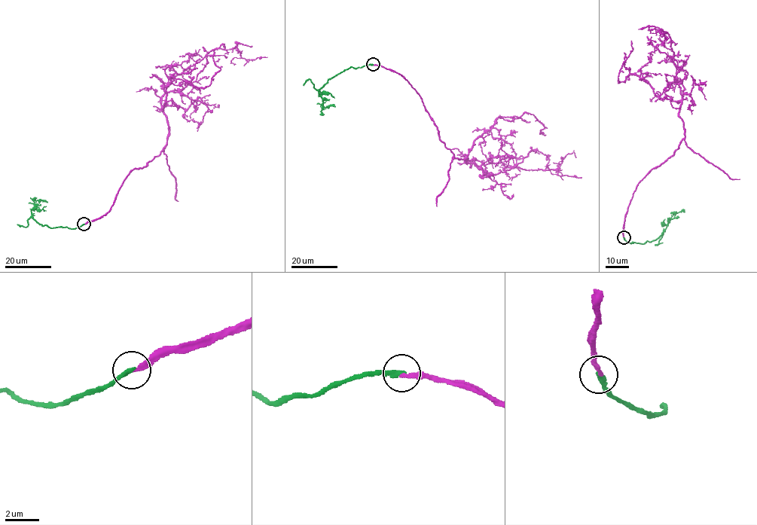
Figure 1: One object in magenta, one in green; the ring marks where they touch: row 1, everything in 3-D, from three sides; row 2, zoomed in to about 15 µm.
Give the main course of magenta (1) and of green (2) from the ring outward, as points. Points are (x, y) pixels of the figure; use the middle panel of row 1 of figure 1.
1: (373, 65), (407, 80), (439, 139), (456, 158), (527, 169), (558, 167), (560, 175), (581, 177)
2: (373, 65), (355, 68), (349, 67), (324, 84), (318, 92), (323, 105), (335, 107)

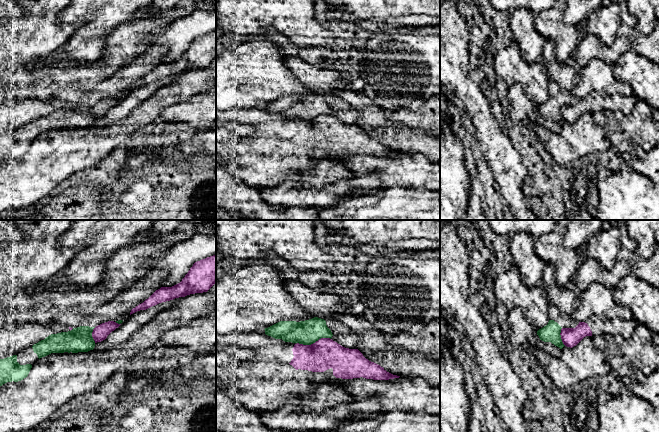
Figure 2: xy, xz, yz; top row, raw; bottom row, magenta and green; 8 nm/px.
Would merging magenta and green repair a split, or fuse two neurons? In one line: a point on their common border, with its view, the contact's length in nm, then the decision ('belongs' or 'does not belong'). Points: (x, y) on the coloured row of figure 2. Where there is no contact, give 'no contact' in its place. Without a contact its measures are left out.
meets magenta in xz at (313, 343); contact 280 nm long; does not belong

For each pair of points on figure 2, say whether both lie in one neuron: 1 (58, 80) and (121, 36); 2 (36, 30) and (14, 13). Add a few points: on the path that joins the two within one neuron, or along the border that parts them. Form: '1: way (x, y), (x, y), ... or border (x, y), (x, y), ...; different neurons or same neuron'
1: way (78, 77), (109, 67), (115, 56); same neuron
2: border (26, 12), (13, 19); different neurons

